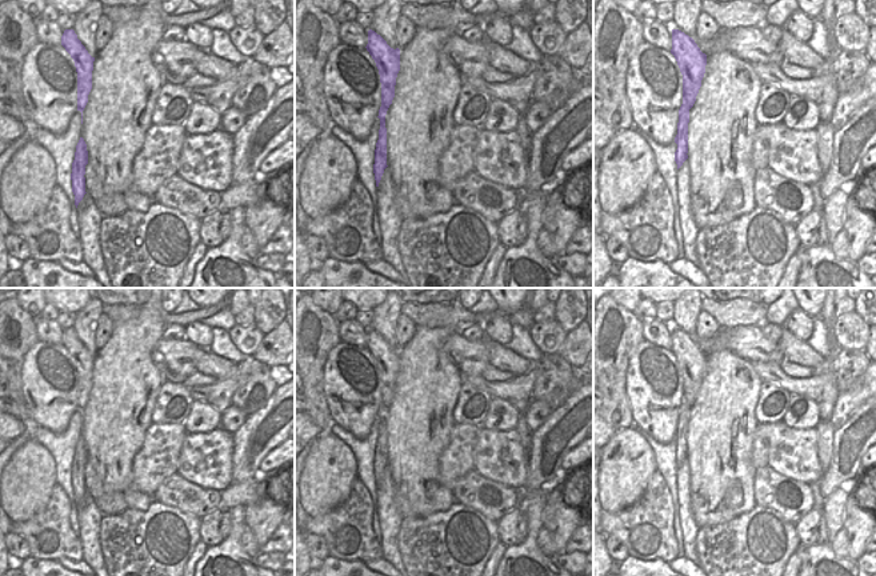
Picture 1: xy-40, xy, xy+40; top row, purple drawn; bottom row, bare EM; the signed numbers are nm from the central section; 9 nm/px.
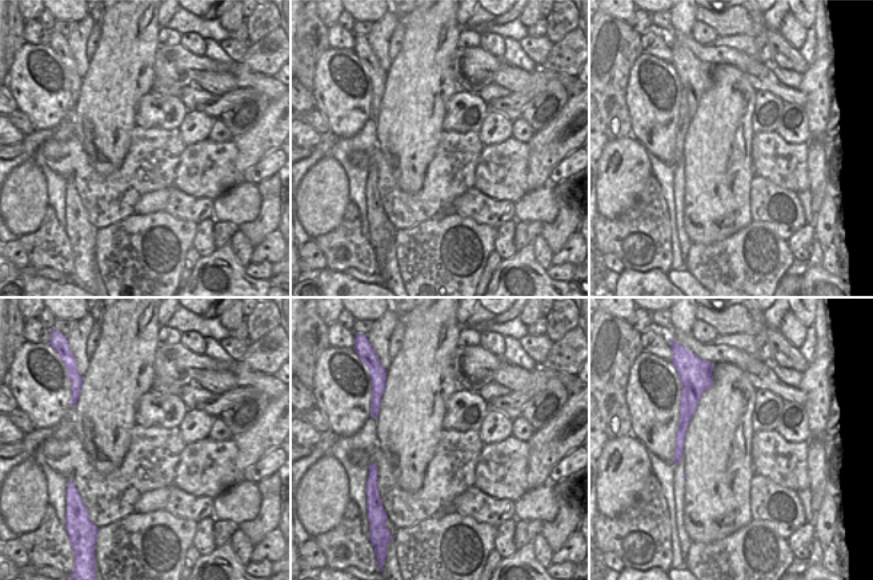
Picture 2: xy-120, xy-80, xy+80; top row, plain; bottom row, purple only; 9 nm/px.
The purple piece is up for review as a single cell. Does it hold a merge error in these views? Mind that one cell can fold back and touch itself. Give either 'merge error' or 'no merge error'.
merge error

